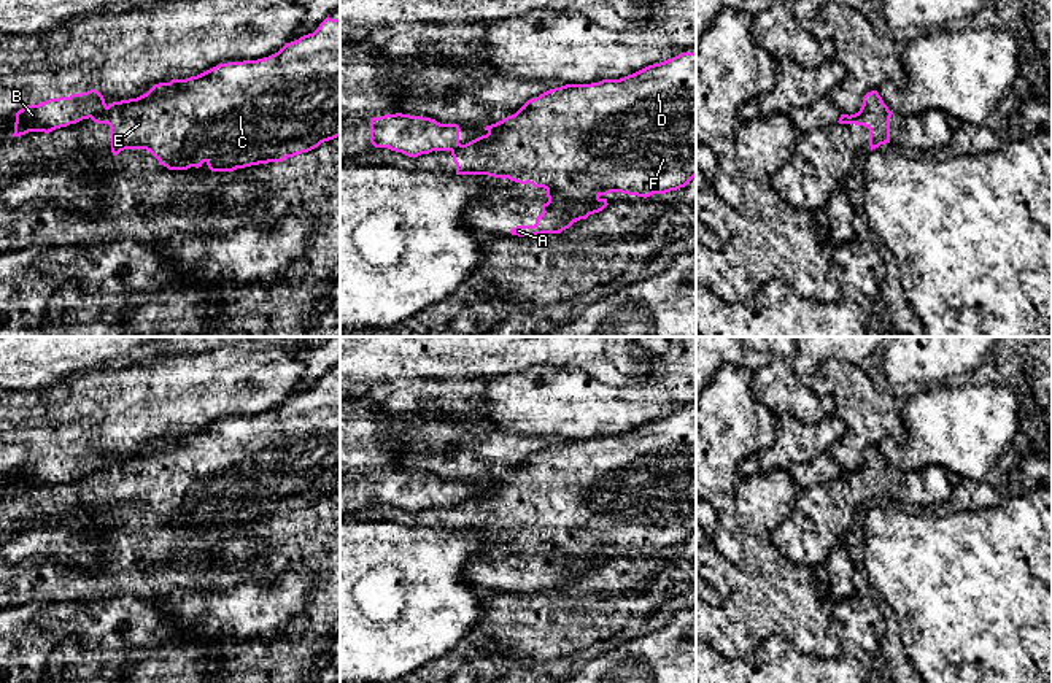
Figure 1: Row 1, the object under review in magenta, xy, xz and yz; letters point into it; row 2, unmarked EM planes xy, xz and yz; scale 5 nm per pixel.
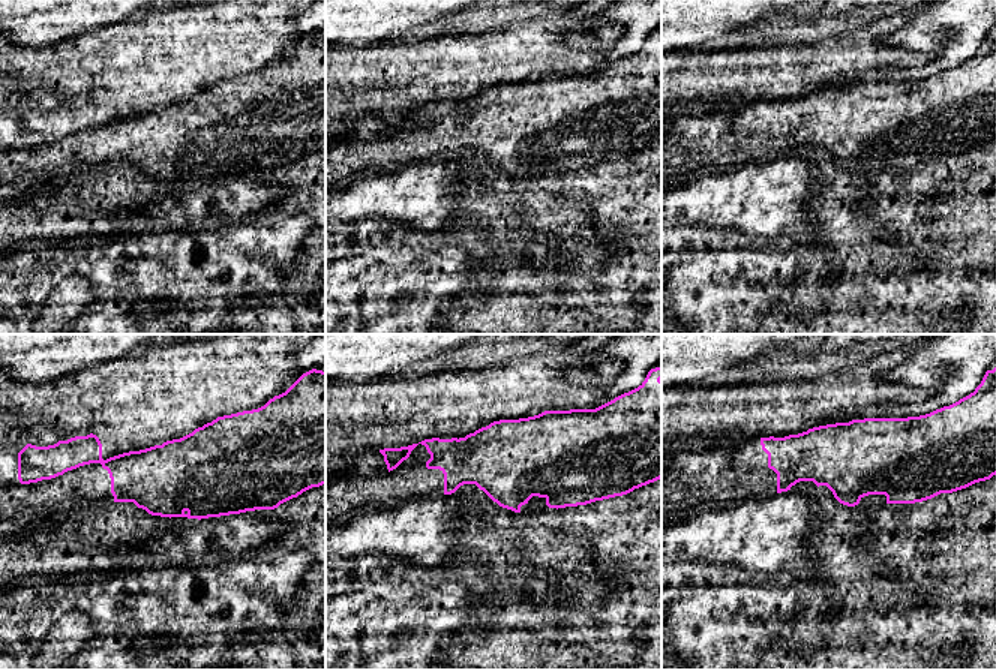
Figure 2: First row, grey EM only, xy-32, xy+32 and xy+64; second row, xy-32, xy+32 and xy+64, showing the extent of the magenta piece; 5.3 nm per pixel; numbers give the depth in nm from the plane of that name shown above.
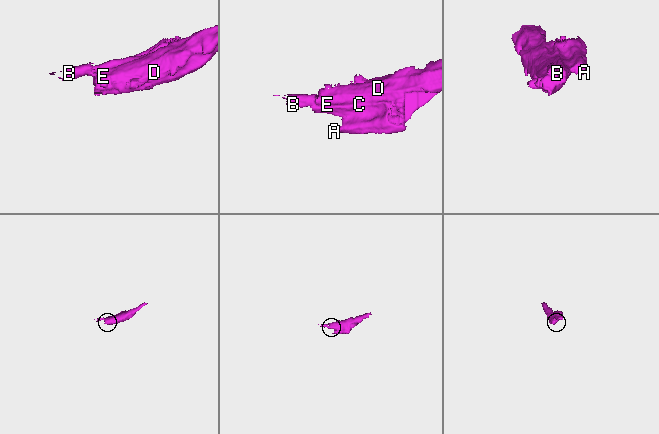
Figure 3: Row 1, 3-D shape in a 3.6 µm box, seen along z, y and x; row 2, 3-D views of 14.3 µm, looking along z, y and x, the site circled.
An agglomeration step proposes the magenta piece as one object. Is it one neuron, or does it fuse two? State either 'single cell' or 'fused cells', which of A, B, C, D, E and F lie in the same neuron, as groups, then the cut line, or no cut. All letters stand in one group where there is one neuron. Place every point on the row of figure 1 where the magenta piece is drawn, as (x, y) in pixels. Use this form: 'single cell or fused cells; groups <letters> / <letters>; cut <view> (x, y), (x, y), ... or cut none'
fused cells; groups A C D E F / B; cut xy (107, 107), (91, 118)

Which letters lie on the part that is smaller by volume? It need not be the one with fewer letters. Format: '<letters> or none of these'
B

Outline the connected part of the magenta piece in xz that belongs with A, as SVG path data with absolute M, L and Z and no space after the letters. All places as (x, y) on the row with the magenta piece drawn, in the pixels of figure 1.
M682 52L620 79L550 89L485 129L486 135L451 149L456 175L488 175L543 187L548 202L542 205L536 224L516 226L510 233L561 233L574 222L602 211L610 192L647 199L685 187L696 176L696 52Z

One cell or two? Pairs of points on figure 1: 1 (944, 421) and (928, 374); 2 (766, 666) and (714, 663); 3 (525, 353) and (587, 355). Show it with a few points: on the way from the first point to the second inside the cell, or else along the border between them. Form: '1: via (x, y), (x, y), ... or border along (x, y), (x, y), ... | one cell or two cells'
1: border along (943, 383), (912, 388) | two cells
2: via (754, 664), (727, 666) | one cell
3: via (541, 353), (571, 353) | one cell

